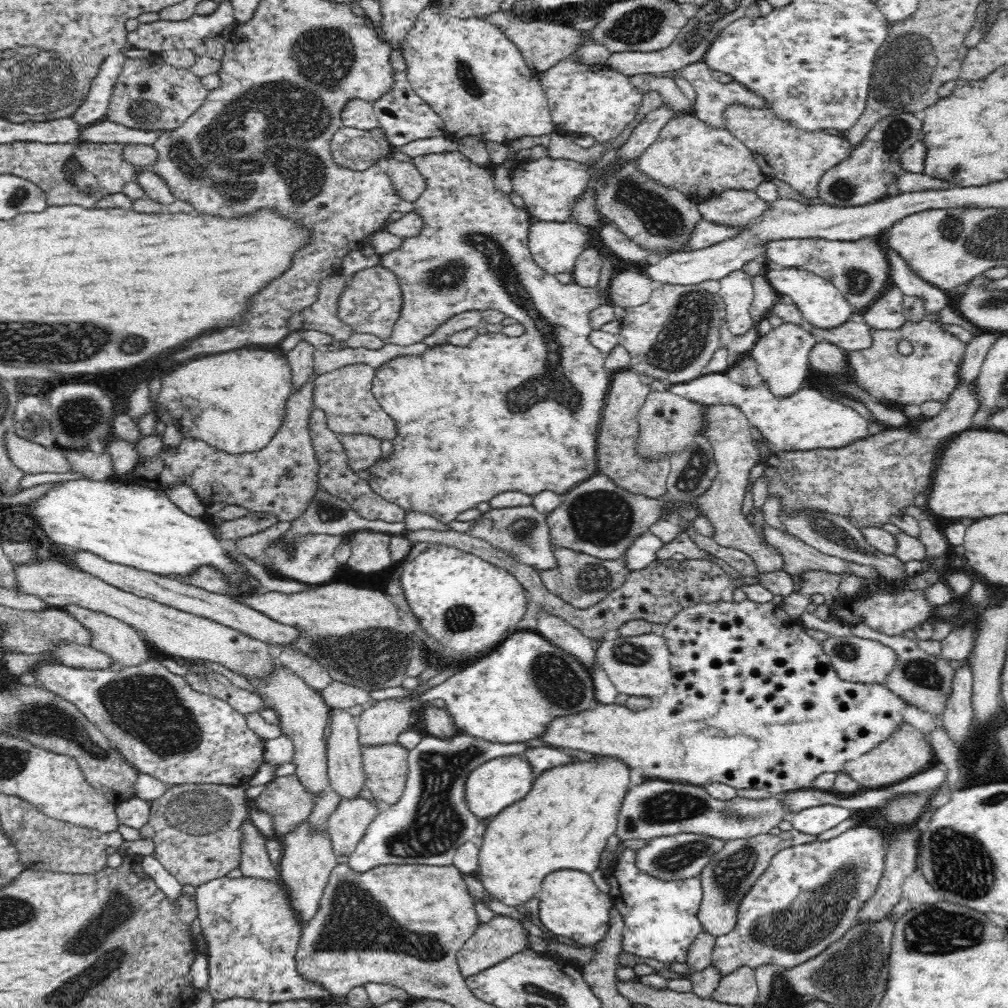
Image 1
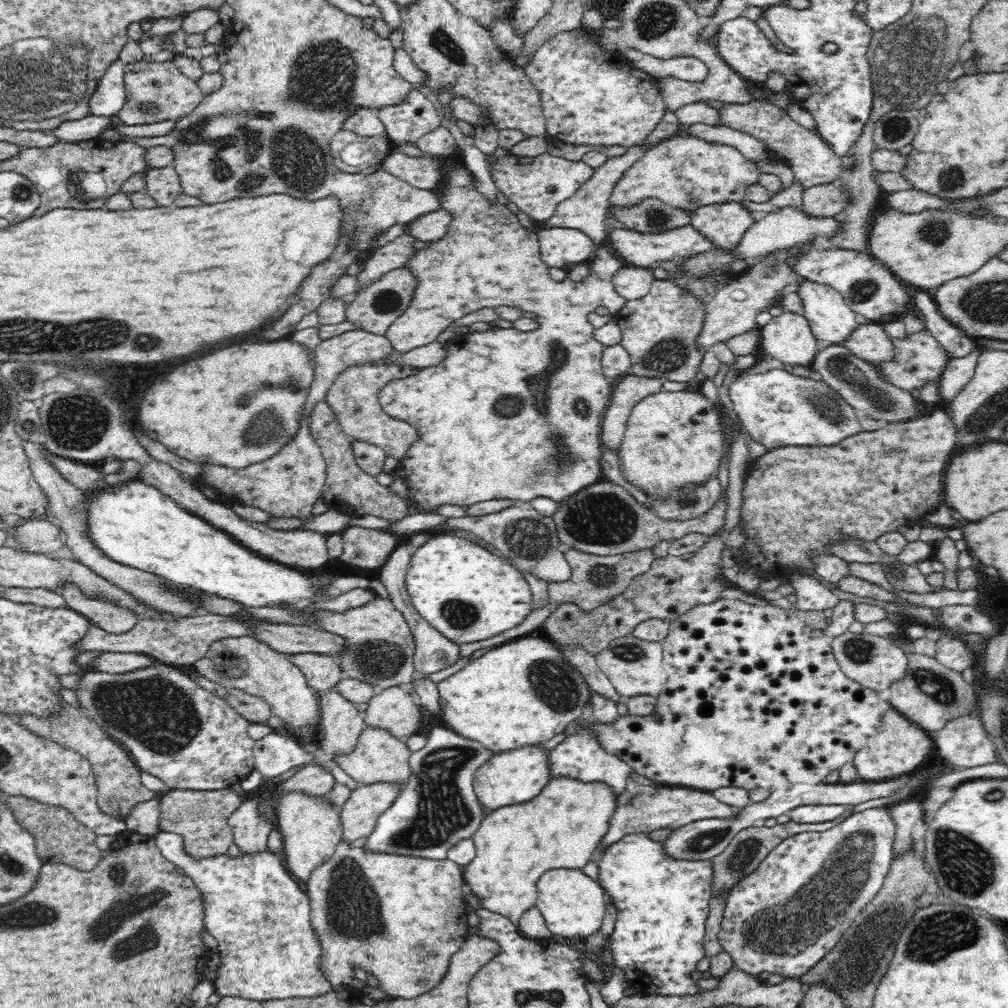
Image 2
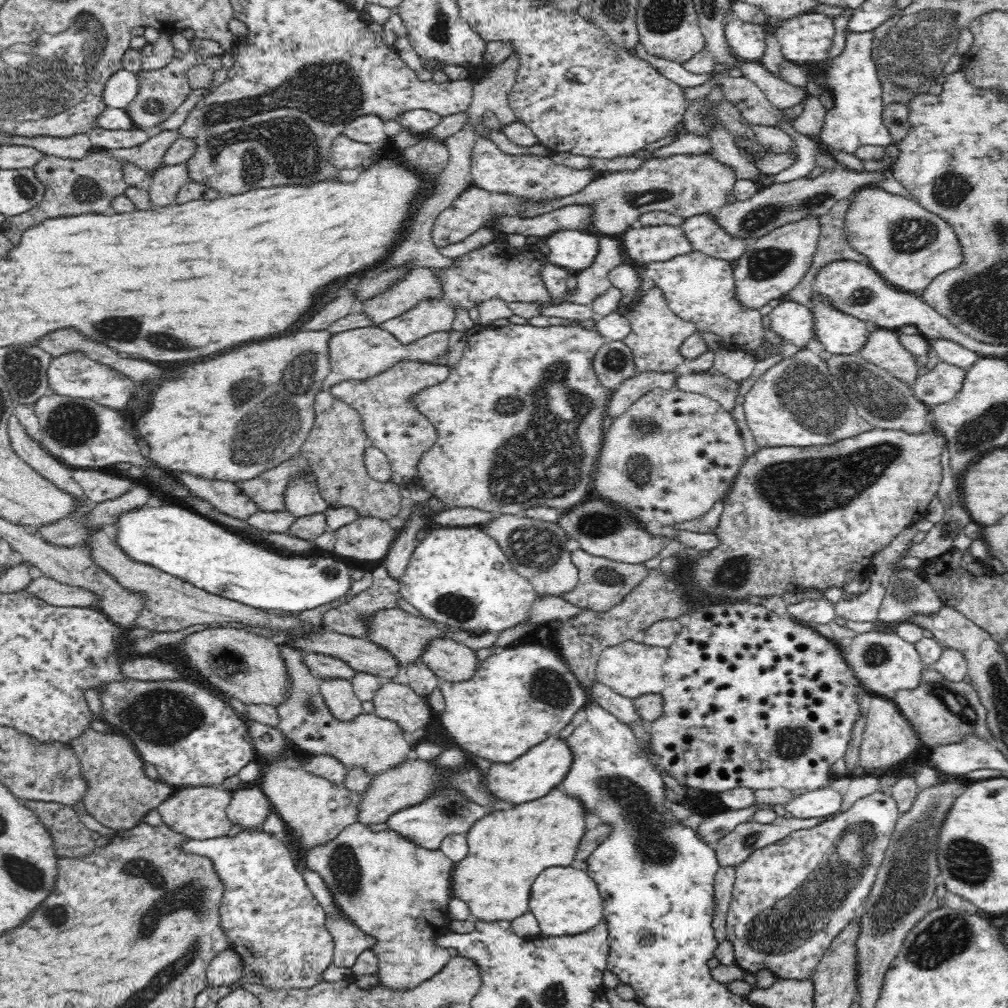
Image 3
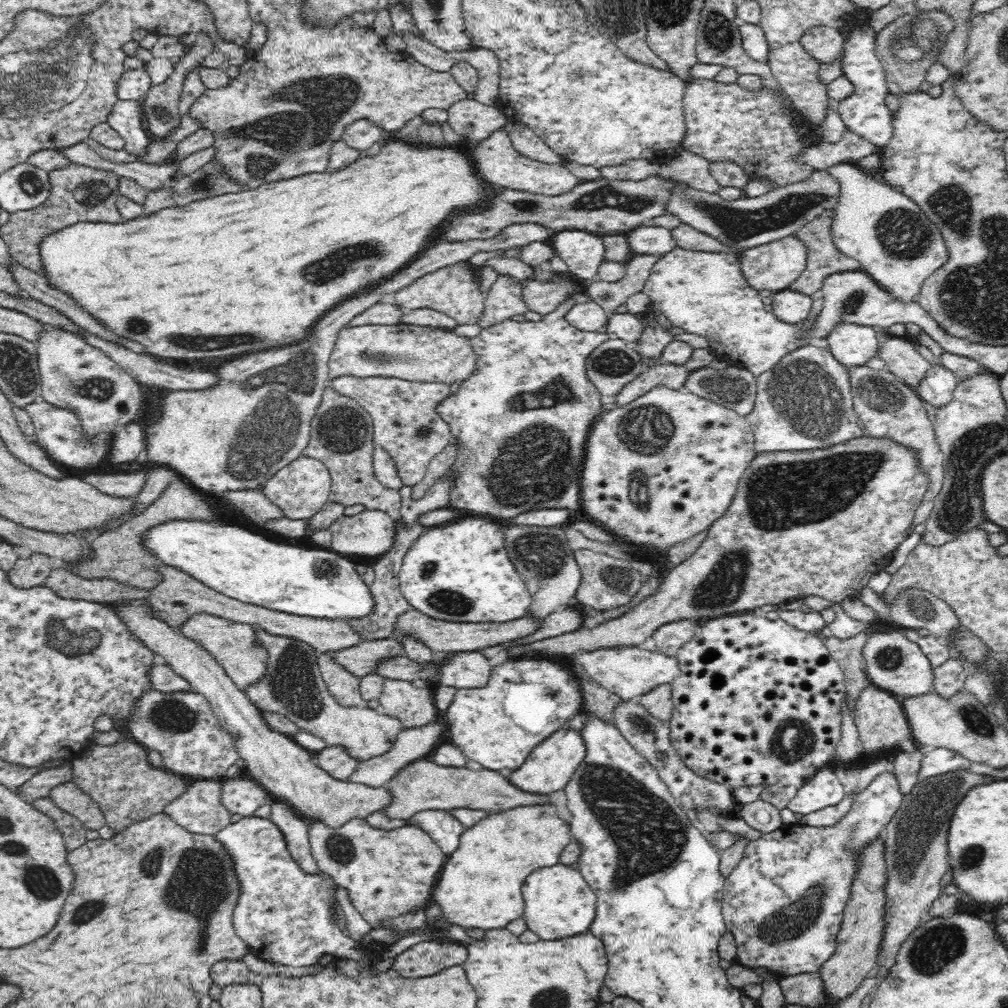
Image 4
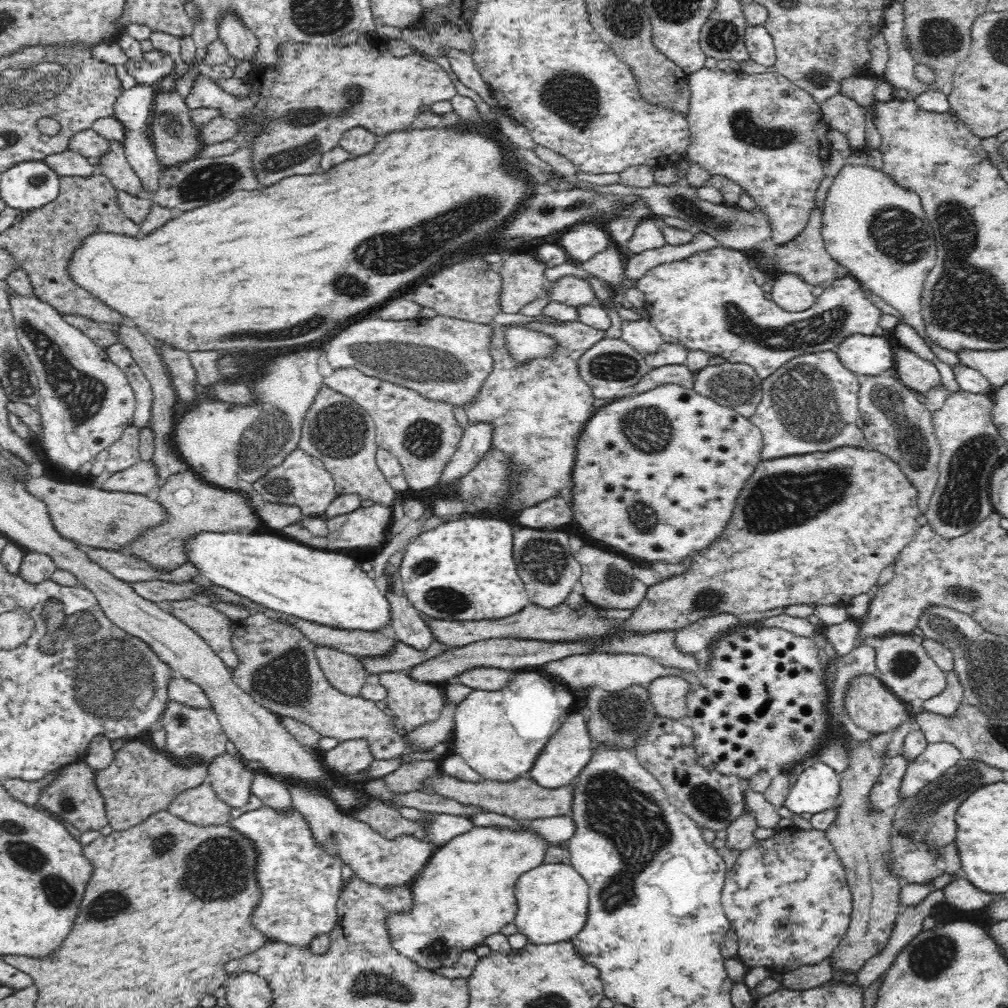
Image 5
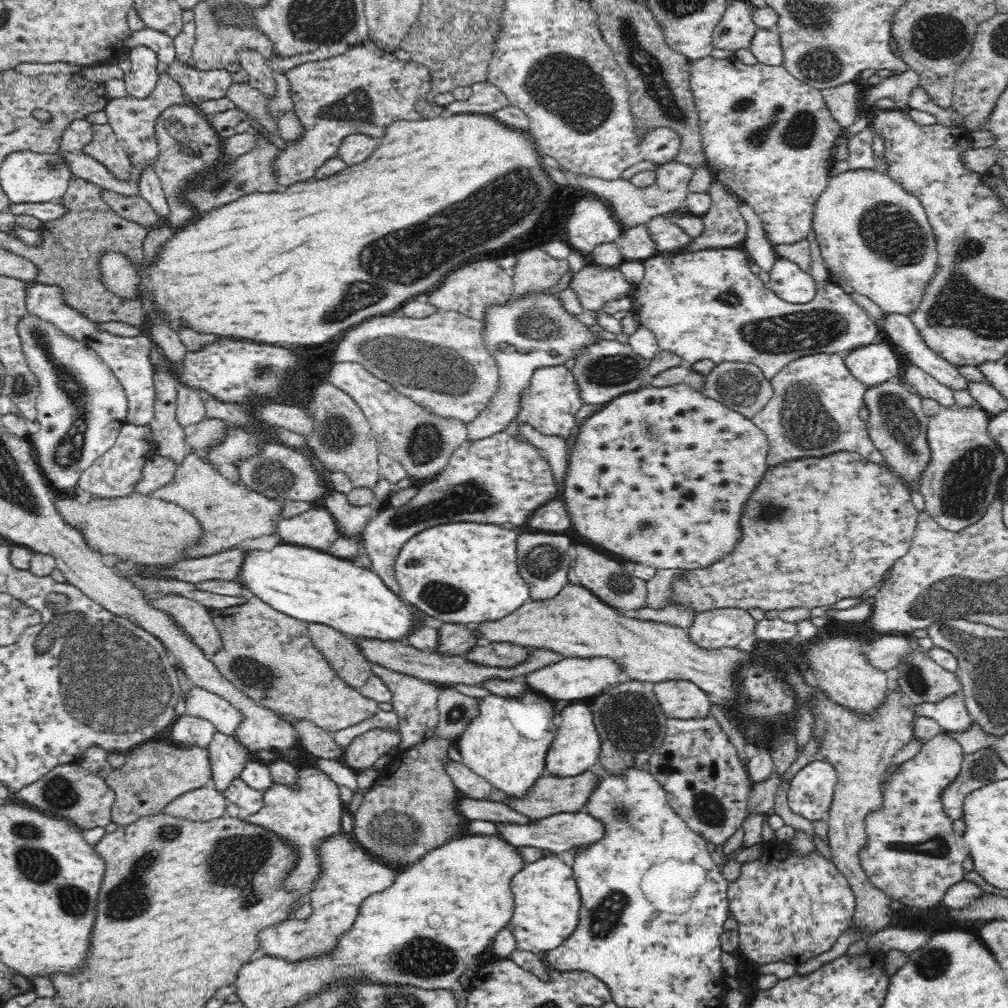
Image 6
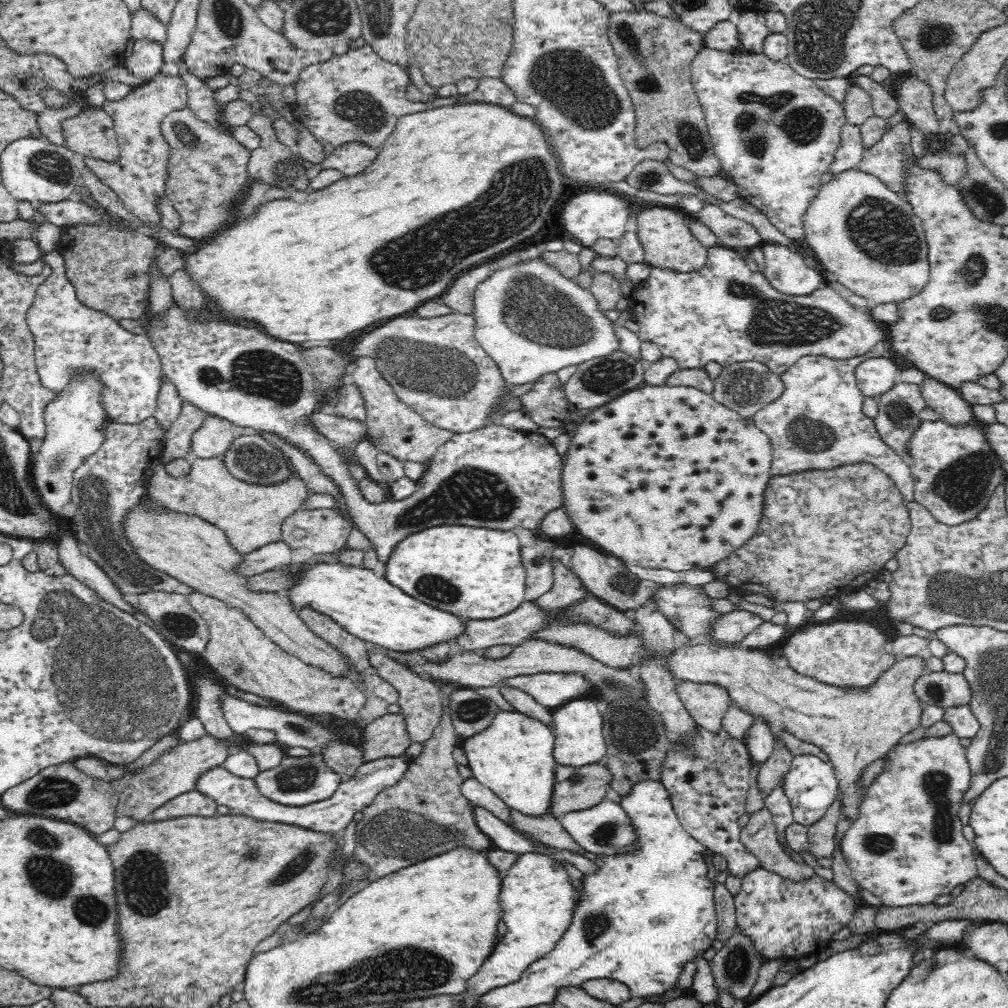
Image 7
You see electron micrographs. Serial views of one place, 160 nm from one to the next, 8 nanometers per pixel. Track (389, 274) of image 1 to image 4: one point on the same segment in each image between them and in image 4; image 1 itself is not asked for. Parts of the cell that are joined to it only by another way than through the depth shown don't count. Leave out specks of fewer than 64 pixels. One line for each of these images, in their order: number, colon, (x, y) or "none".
2: (375, 307)
3: (415, 285)
4: (454, 290)

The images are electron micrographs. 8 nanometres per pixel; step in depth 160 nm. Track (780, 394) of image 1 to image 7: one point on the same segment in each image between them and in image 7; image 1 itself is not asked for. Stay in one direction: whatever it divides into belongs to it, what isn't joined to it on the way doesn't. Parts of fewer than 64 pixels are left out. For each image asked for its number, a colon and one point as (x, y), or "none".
2: (788, 339)
3: (792, 322)
4: (791, 307)
5: (790, 293)
6: (790, 283)
7: (785, 270)

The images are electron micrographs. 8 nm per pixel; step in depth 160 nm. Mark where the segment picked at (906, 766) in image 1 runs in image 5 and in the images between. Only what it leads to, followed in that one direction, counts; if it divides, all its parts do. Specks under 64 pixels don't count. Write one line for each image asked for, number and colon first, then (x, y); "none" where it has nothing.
2: (901, 745)
3: (888, 739)
4: (882, 724)
5: (873, 707)

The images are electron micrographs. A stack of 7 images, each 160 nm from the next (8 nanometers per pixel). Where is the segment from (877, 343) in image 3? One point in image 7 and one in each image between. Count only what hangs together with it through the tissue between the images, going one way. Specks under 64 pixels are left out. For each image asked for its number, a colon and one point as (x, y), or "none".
4: (899, 355)
5: (920, 375)
6: (924, 384)
7: (945, 400)

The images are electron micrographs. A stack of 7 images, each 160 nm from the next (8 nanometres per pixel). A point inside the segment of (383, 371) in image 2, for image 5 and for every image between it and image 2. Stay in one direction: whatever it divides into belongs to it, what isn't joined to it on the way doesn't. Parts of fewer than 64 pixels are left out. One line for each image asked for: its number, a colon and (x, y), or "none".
3: (392, 424)
4: (405, 424)
5: (422, 434)

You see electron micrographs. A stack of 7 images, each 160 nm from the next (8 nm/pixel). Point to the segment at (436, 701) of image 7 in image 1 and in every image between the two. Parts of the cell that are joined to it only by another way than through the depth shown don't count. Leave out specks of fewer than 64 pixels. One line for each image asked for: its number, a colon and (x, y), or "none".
1: (382, 723)
2: (394, 710)
3: (393, 701)
4: (414, 707)
5: (411, 702)
6: (415, 703)

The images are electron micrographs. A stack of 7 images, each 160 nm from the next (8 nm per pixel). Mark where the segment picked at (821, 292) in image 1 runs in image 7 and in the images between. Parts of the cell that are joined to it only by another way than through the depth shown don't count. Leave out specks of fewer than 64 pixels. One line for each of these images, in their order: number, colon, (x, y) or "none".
2: (829, 317)
3: (842, 334)
4: (852, 345)
5: (869, 355)
6: (873, 364)
7: (876, 375)

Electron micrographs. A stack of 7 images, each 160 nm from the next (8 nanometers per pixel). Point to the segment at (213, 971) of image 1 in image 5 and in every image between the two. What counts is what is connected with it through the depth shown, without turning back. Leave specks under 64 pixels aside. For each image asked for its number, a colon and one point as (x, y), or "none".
2: (259, 915)
3: (277, 927)
4: (283, 915)
5: (299, 884)

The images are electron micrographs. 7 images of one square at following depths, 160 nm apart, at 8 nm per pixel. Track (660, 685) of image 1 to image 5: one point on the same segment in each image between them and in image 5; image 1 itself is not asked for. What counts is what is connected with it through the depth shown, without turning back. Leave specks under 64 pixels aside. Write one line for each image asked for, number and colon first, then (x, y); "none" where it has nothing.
2: (634, 666)
3: (630, 668)
4: (629, 672)
5: (611, 671)

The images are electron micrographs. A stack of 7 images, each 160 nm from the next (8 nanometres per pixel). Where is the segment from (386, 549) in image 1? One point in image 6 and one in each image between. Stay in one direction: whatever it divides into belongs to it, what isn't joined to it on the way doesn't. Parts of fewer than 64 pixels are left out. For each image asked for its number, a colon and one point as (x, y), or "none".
2: (364, 548)
3: (366, 539)
4: (371, 533)
5: (366, 528)
6: (350, 520)

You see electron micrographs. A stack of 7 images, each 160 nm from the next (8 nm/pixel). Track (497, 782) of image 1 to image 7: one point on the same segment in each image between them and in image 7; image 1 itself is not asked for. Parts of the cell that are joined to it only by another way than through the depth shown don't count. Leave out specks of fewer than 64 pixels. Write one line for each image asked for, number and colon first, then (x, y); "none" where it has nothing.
2: (513, 777)
3: (538, 771)
4: (549, 767)
5: (566, 754)
6: (576, 747)
7: (577, 725)

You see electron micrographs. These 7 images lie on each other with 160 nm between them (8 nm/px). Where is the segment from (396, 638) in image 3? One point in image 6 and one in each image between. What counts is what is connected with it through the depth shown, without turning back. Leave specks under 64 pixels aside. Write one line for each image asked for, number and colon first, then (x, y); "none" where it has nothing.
4: (441, 637)
5: (534, 622)
6: (575, 623)

